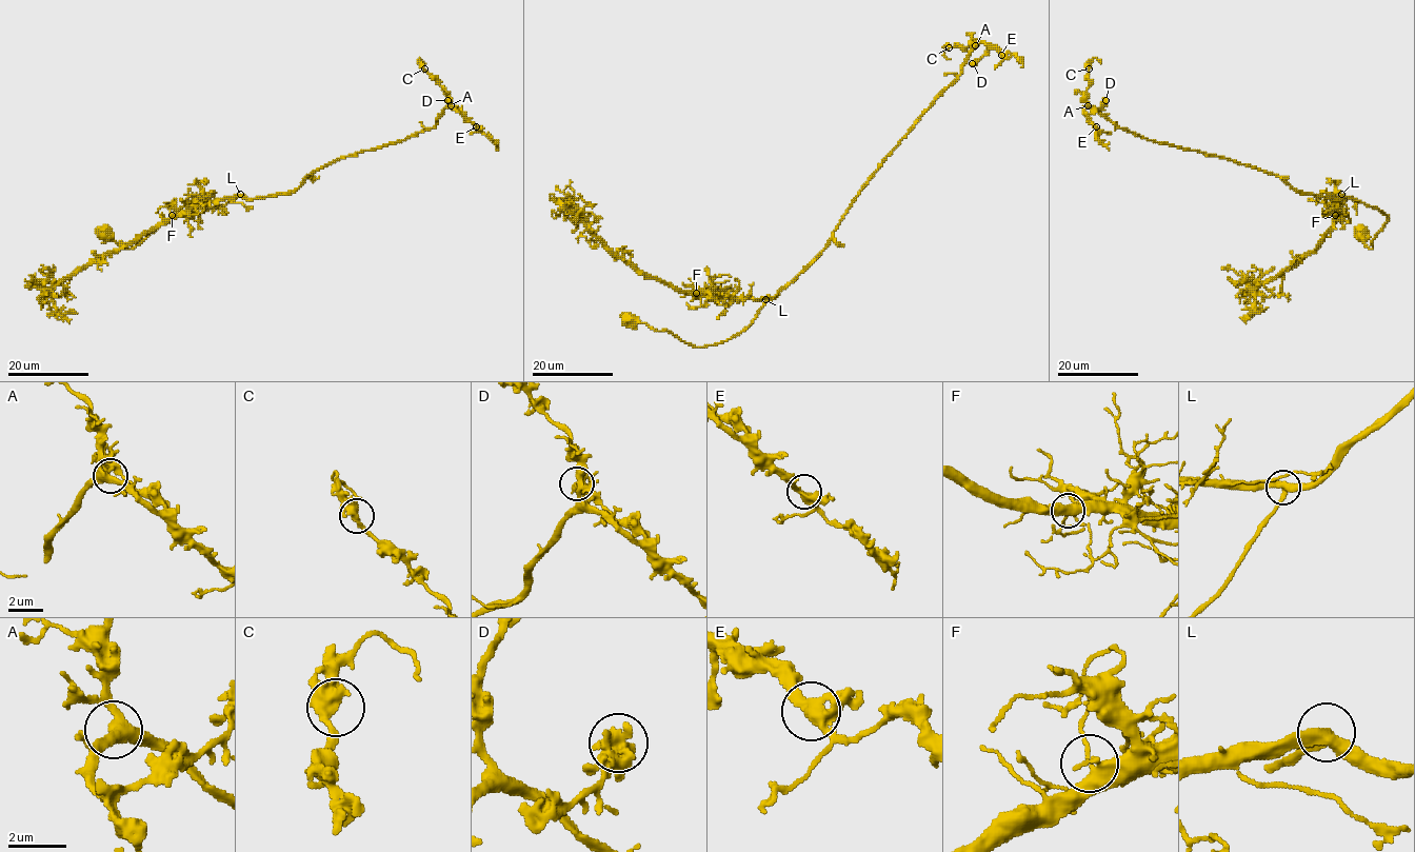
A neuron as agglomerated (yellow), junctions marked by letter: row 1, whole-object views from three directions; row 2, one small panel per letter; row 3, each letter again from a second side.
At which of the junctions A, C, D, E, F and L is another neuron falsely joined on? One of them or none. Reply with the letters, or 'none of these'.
none of these

